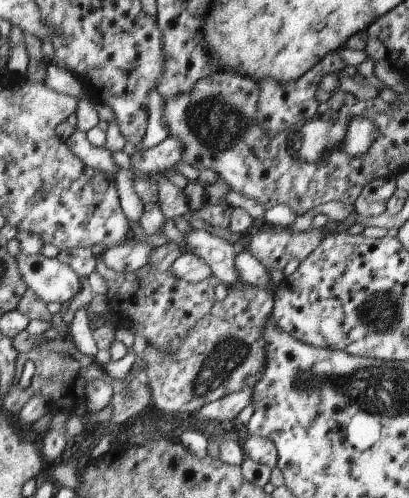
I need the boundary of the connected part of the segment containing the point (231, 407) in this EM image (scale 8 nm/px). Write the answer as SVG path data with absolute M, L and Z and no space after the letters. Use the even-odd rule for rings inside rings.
M243 388L239 392L227 394L213 402L204 404L194 415L199 420L231 420L235 418L247 404L251 403L252 388Z

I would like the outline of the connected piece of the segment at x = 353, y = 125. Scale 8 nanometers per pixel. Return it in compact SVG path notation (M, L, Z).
M351 118L347 122L345 138L338 149L343 150L349 158L361 156L369 148L369 144L378 138L375 124L367 118Z

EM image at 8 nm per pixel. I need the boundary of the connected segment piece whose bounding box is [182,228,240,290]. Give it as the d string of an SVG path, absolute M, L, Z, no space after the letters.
M194 229L182 234L185 243L183 253L198 256L210 268L210 274L219 278L227 290L237 282L239 274L235 272L233 260L237 250L224 238L215 236L204 229Z

